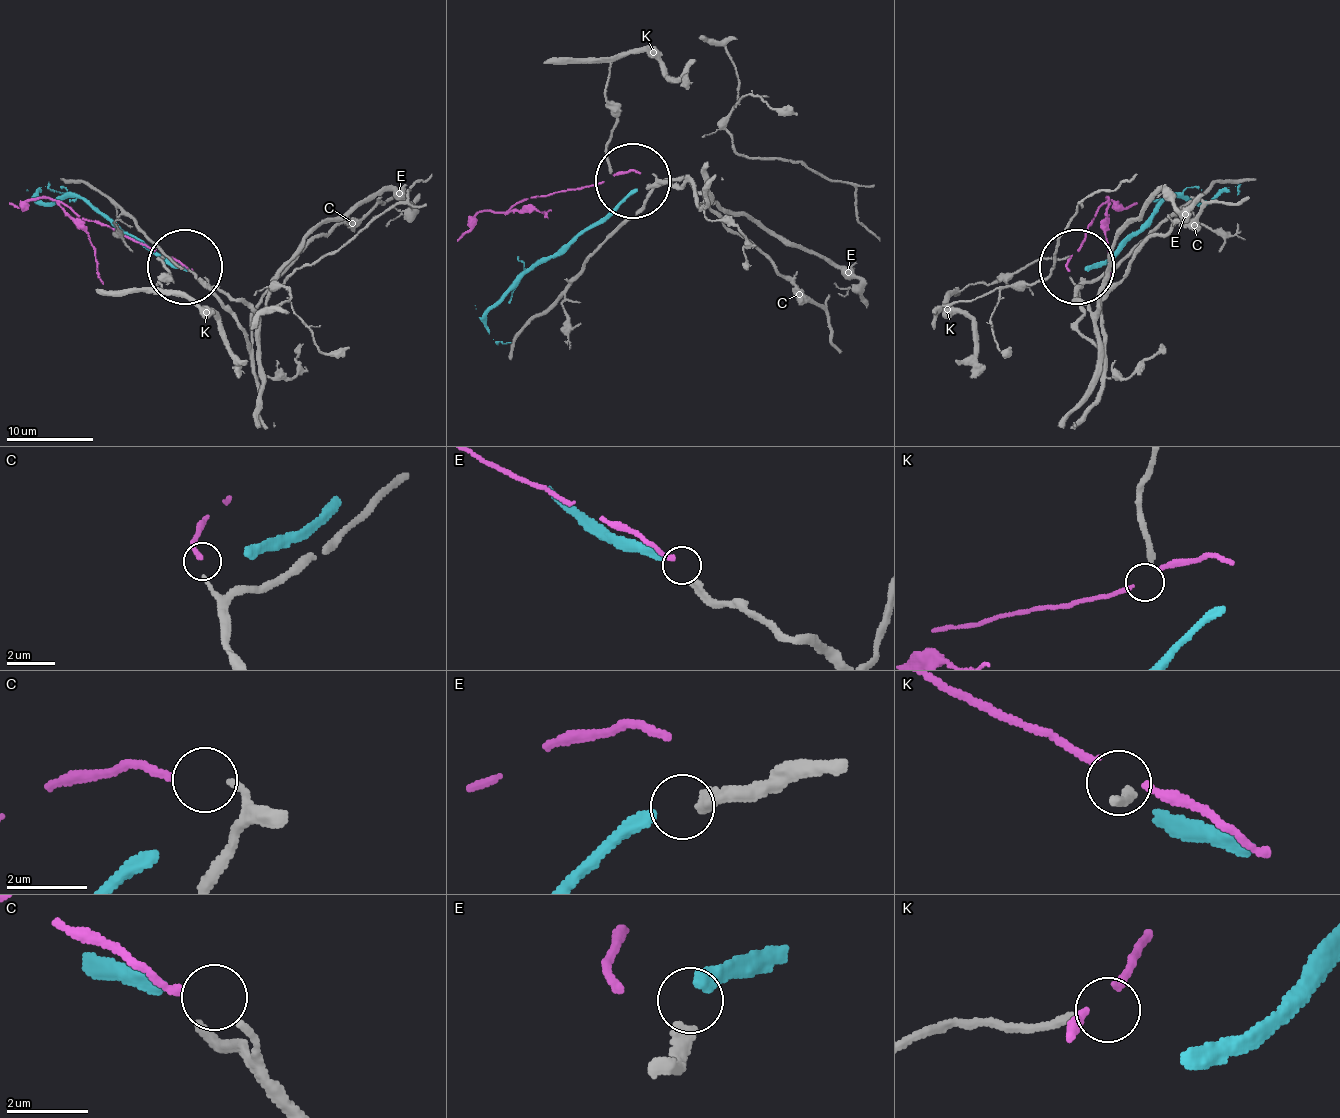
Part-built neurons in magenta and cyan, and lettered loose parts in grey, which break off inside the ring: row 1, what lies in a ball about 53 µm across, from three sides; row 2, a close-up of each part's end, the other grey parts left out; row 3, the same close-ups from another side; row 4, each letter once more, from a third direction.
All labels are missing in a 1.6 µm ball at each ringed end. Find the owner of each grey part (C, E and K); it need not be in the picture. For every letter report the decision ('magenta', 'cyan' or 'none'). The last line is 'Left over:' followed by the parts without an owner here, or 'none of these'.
C: magenta
E: cyan
K: none
Left over: K

